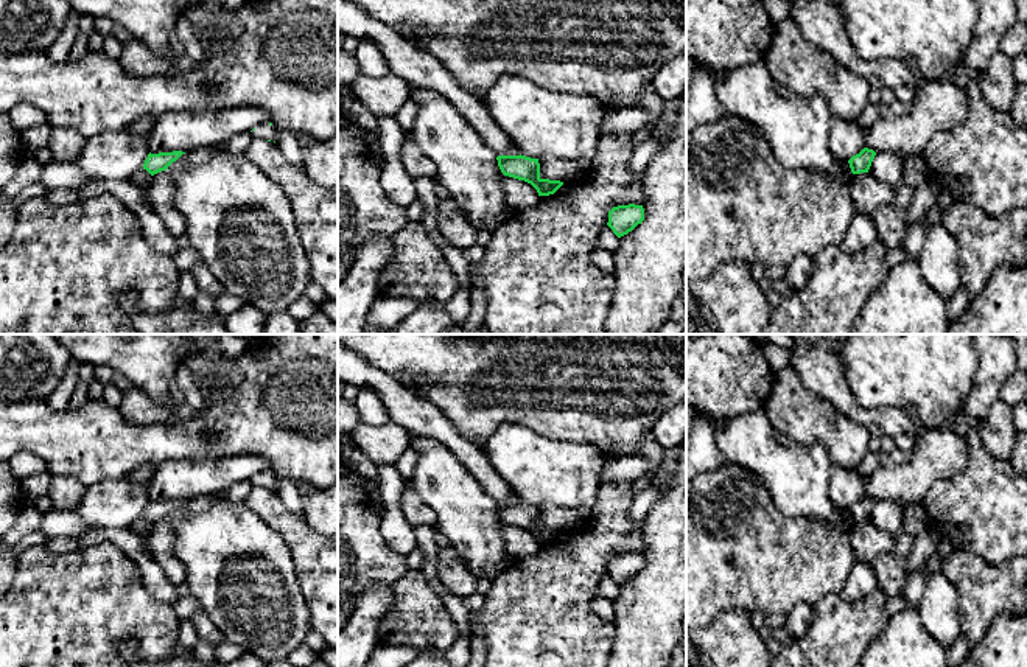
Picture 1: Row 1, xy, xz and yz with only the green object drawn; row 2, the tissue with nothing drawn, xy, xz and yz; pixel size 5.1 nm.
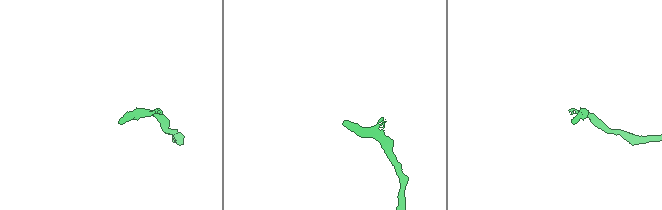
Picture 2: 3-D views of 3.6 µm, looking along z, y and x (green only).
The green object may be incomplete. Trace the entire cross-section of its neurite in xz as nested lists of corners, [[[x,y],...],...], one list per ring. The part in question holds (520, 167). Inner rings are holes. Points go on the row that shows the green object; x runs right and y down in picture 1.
[[[498,155],[498,166],[504,176],[524,180],[531,183],[538,196],[554,194],[563,182],[549,180],[540,177],[540,163],[538,159],[531,159],[526,155]]]

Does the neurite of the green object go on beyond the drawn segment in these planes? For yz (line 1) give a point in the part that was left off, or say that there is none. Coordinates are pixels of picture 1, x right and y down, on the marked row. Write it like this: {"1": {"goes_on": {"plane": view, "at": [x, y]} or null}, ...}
{"1": {"goes_on": null}}

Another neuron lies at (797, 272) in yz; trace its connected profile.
[[[809,255],[795,257],[786,266],[786,280],[789,281],[792,289],[803,289],[808,285],[812,266],[814,258]]]

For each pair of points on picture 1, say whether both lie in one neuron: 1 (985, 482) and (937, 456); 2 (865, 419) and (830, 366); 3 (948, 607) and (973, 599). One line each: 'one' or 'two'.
1: two
2: one
3: two

